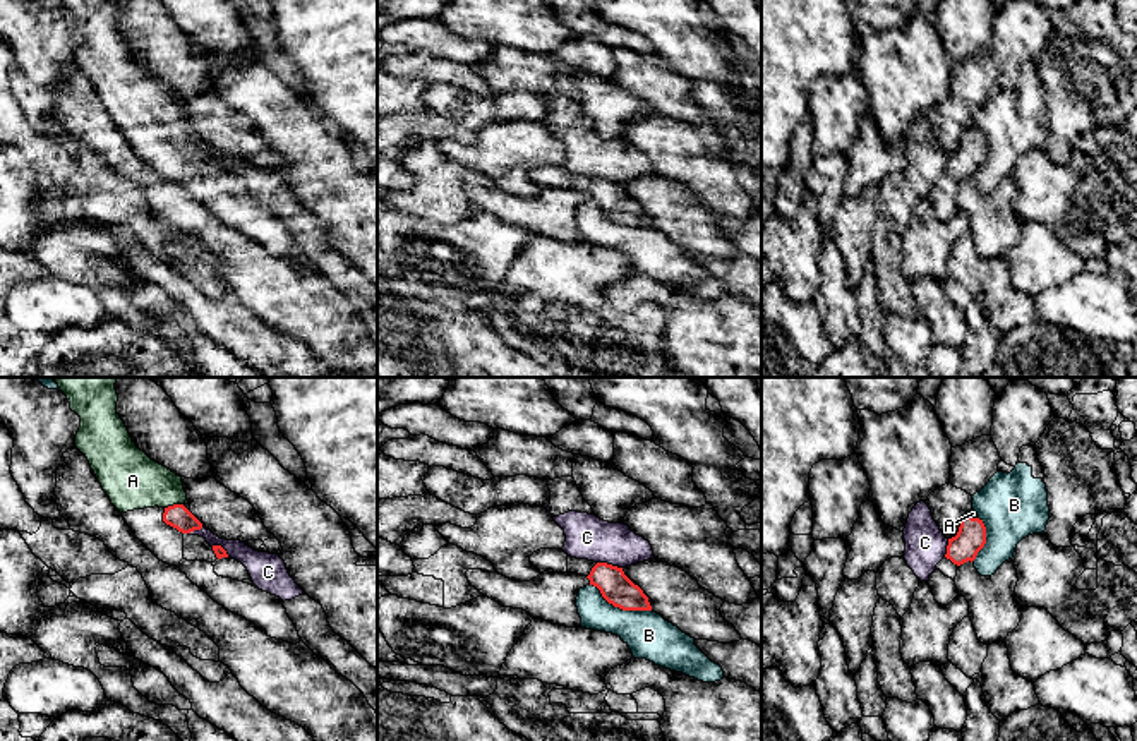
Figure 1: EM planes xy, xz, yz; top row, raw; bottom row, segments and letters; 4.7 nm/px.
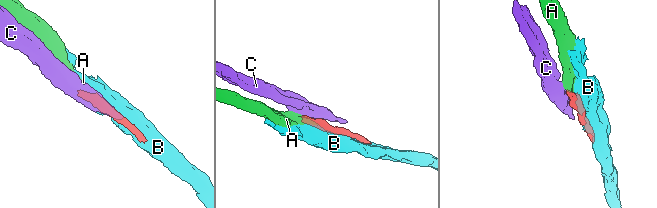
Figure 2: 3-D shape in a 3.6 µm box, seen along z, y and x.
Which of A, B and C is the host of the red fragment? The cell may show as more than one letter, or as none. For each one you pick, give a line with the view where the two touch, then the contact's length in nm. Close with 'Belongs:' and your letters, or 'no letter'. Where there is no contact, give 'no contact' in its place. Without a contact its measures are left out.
A: contact in xy; length 90 nm
Belongs: A

